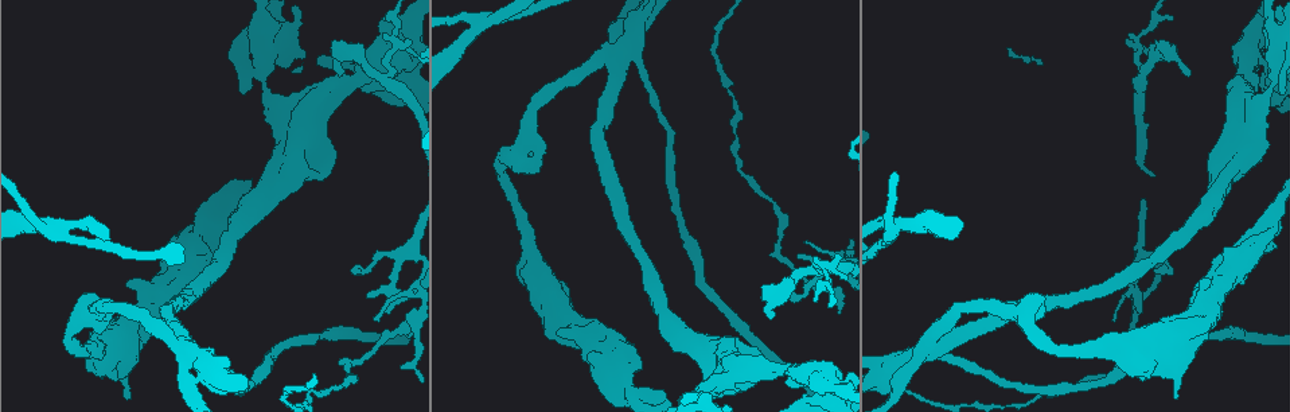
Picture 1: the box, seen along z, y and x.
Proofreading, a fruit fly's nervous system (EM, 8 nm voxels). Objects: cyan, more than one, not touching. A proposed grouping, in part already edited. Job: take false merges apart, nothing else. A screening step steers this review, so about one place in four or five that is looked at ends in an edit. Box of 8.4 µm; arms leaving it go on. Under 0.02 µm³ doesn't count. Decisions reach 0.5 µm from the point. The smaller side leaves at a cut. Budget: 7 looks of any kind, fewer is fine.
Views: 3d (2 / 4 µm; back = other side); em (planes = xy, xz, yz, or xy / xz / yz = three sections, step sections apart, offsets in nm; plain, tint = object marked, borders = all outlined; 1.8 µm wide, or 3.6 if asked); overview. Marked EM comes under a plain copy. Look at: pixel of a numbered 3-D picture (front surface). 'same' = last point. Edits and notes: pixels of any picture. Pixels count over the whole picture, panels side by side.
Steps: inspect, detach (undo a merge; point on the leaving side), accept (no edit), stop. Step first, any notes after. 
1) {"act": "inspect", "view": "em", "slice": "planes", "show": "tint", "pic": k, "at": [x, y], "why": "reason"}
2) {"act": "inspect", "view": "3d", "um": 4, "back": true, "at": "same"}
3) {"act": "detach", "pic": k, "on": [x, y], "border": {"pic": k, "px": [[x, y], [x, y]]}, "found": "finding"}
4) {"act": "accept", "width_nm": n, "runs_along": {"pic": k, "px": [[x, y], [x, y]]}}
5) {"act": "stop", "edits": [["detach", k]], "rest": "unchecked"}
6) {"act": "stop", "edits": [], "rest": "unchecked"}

{"act": "inspect", "view": "em", "slice": "planes", "show": "borders", "pic": 1, "at": [1191, 314], "why": "branch point"}

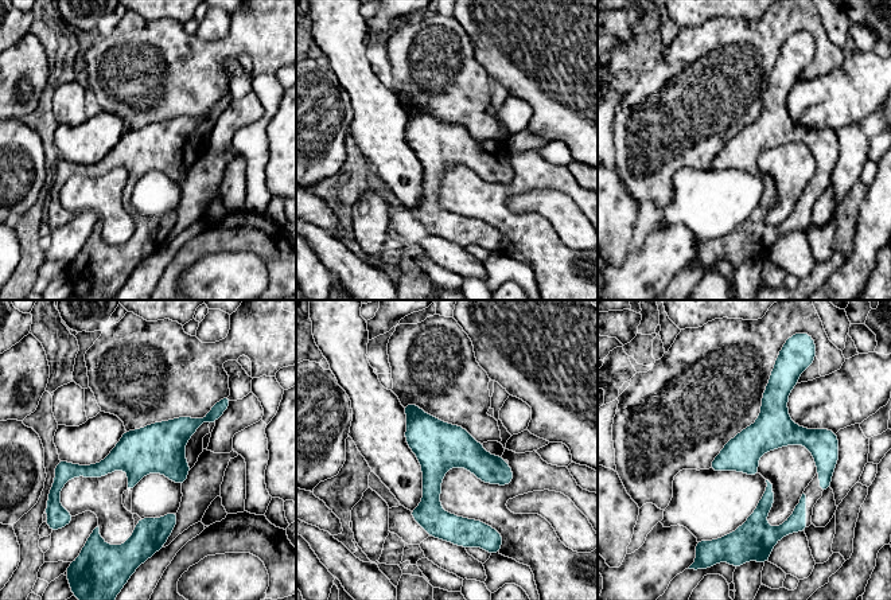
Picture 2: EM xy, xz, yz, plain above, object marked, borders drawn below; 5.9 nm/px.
{"act": "accept", "width_nm": 200, "found": "all the same neuron"}

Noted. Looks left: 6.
{"act": "inspect", "view": "em", "slice": "planes", "show": "tint", "pic": 1, "at": [1026, 315]}

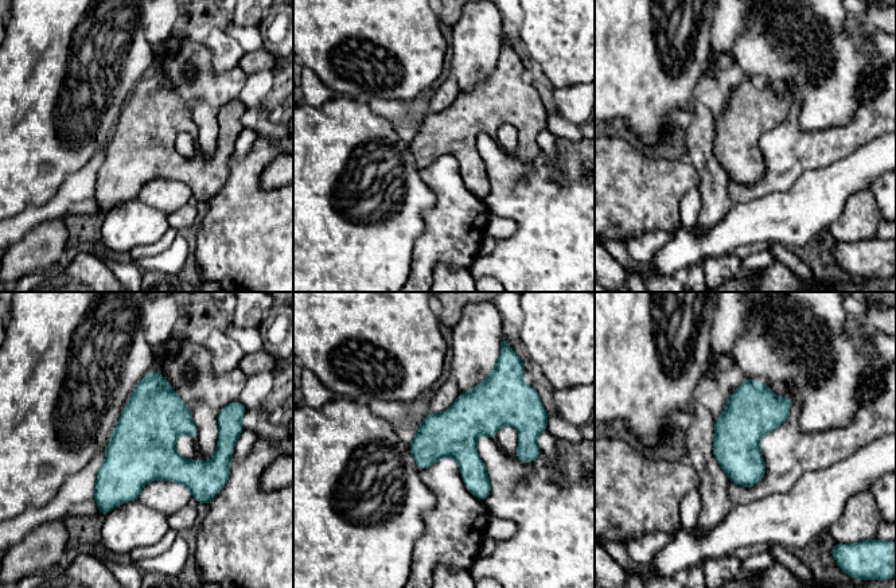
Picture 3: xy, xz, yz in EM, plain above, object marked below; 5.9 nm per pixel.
{"act": "accept", "found": "all the same neuron"}

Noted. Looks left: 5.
{"act": "inspect", "view": "em", "slice": "planes", "show": "tint", "pic": 1, "at": [1142, 74], "why": "two arms in line, one across"}

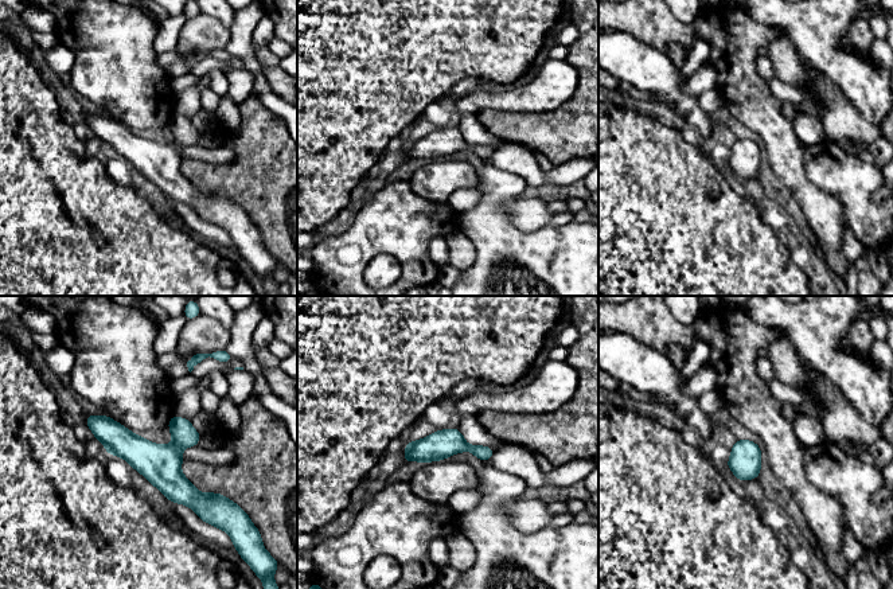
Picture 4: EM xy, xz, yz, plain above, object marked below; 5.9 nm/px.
{"act": "accept", "found": "continuous, no second neuron"}

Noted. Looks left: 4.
{"act": "stop", "edits": [], "rest": "unchecked"}

